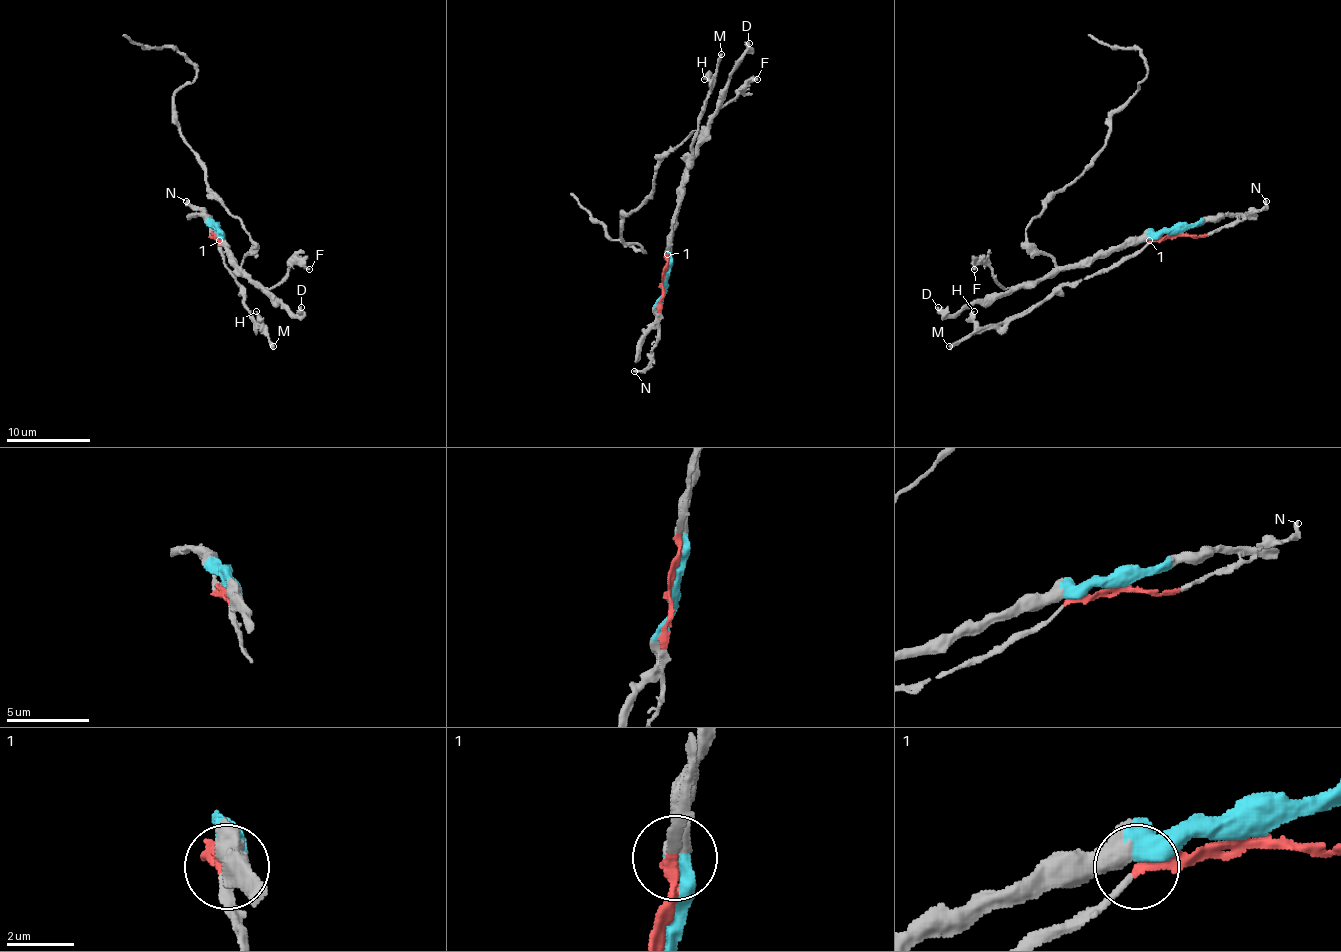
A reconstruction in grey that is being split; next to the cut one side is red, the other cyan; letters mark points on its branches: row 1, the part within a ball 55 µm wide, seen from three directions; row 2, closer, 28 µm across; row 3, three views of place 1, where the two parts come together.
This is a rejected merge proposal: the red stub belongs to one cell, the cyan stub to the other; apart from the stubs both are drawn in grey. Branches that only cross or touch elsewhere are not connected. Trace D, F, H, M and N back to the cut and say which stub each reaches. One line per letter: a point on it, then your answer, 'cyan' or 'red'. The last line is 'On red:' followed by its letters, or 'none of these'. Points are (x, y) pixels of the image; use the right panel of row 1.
D: (938, 307) | cyan
F: (974, 269) | cyan
H: (974, 311) | red
M: (949, 346) | red
N: (1266, 201) | red
On red: H, M, N

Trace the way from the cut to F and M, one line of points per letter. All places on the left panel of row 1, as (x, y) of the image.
F: (215, 234), (217, 232), (222, 236), (236, 264), (259, 287), (274, 287), (295, 264), (310, 270)
M: (215, 234), (219, 238), (224, 264), (238, 285), (243, 301), (274, 345)

